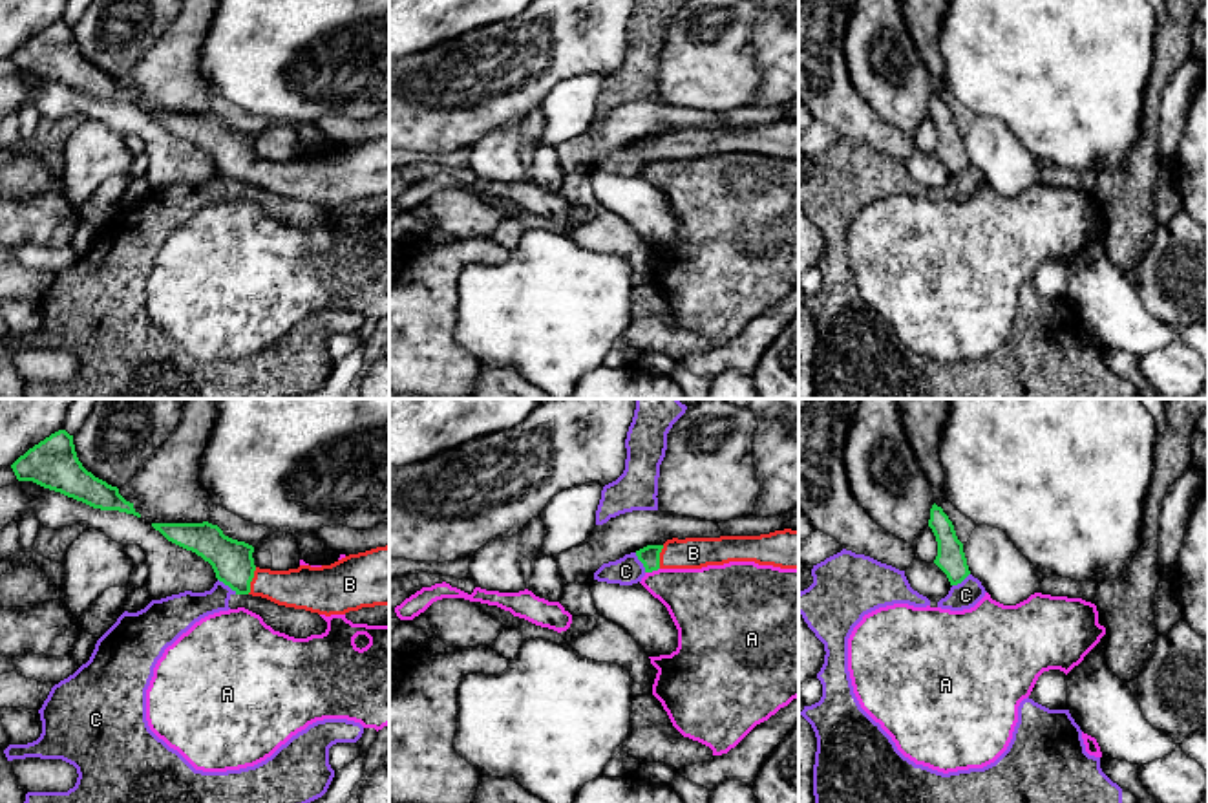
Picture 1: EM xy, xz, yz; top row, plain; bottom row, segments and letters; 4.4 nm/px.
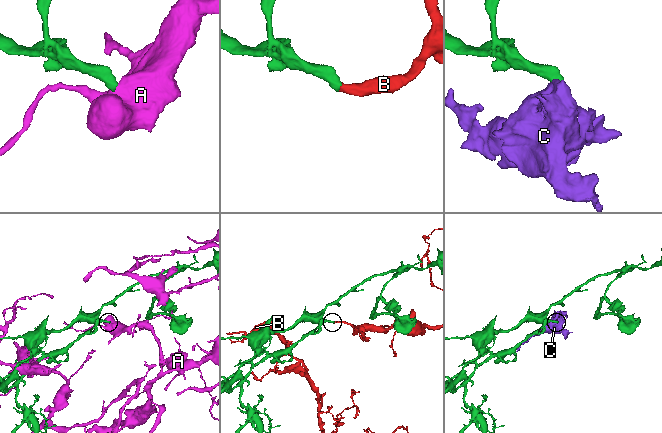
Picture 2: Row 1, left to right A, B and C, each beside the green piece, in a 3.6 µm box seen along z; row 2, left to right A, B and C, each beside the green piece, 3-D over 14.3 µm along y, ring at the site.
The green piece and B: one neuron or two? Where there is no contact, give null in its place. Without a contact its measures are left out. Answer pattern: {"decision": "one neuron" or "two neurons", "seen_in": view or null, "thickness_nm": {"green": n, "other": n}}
{"decision": "one neuron", "seen_in": "xy", "thickness_nm": {"green": 180, "other": 190}}

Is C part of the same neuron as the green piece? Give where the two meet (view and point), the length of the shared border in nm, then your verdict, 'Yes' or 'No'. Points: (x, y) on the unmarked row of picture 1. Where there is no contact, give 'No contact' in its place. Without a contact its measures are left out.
Touches green at xy (227, 174). Shared border 110 nm. No

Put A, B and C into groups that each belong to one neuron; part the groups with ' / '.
A / B / C

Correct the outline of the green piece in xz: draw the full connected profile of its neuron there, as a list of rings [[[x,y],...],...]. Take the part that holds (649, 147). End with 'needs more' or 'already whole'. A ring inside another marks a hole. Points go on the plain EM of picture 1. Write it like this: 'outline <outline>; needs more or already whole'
outline [[[784,119],[760,126],[720,126],[667,130],[636,141],[645,163],[658,159],[702,159],[729,152],[755,152],[799,159],[799,121]]]; needs more

